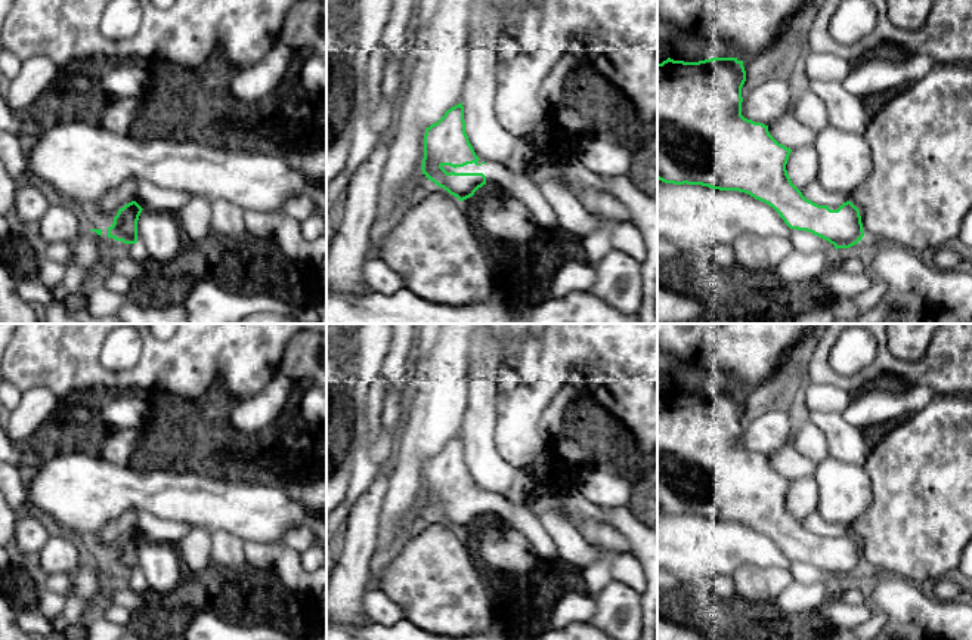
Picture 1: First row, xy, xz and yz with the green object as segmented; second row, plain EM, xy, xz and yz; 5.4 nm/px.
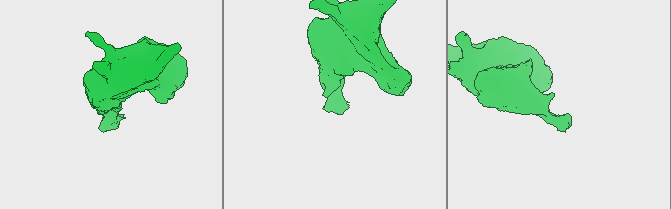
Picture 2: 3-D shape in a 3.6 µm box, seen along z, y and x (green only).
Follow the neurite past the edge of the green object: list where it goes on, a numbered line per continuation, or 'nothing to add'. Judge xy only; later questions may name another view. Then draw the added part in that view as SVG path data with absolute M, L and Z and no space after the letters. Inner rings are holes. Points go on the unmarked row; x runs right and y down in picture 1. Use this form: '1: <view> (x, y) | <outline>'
1: xy (90, 583) | M83 562L71 578L71 591L87 602L78 622L78 633L68 634L50 630L41 640L87 640L89 618L106 605L106 594L112 582L100 566L93 562Z

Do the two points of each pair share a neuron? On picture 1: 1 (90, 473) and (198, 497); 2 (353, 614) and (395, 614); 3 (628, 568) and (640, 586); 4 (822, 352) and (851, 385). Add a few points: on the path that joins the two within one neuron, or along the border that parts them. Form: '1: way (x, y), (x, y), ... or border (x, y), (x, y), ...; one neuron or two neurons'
1: way (117, 489), (154, 489), (172, 494); one neuron
2: border (372, 587), (364, 599), (364, 612), (371, 621); two neurons
3: way (631, 572), (638, 581); one neuron
4: way (822, 362), (841, 380); one neuron

